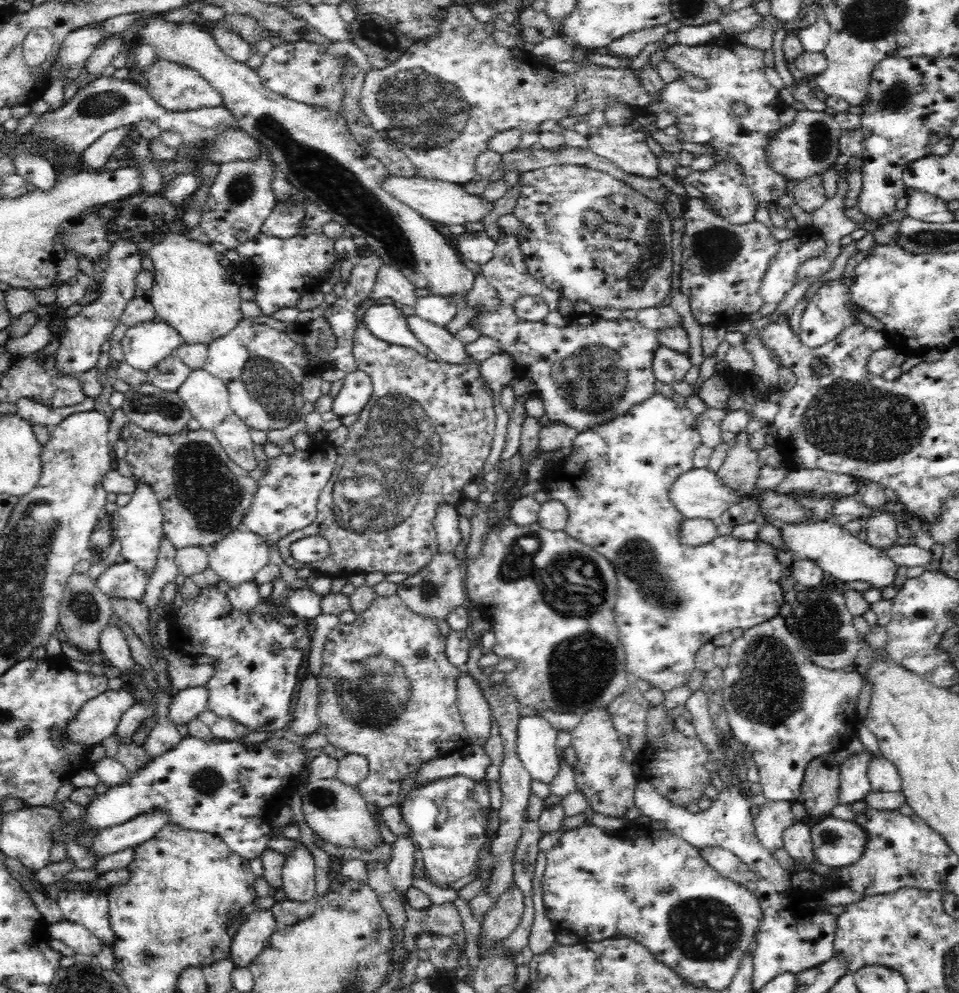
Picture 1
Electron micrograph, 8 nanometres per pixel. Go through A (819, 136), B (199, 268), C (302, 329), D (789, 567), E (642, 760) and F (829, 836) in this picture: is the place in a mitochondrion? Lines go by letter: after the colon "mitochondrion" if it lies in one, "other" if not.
A: mitochondrion
B: other
C: other
D: other
E: other
F: mitochondrion

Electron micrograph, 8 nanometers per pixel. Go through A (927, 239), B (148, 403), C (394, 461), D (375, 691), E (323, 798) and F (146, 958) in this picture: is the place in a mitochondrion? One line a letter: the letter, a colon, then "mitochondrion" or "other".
A: mitochondrion
B: mitochondrion
C: mitochondrion
D: mitochondrion
E: mitochondrion
F: mitochondrion

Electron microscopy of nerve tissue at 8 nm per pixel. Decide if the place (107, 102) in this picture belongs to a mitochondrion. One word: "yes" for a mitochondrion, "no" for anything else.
yes

